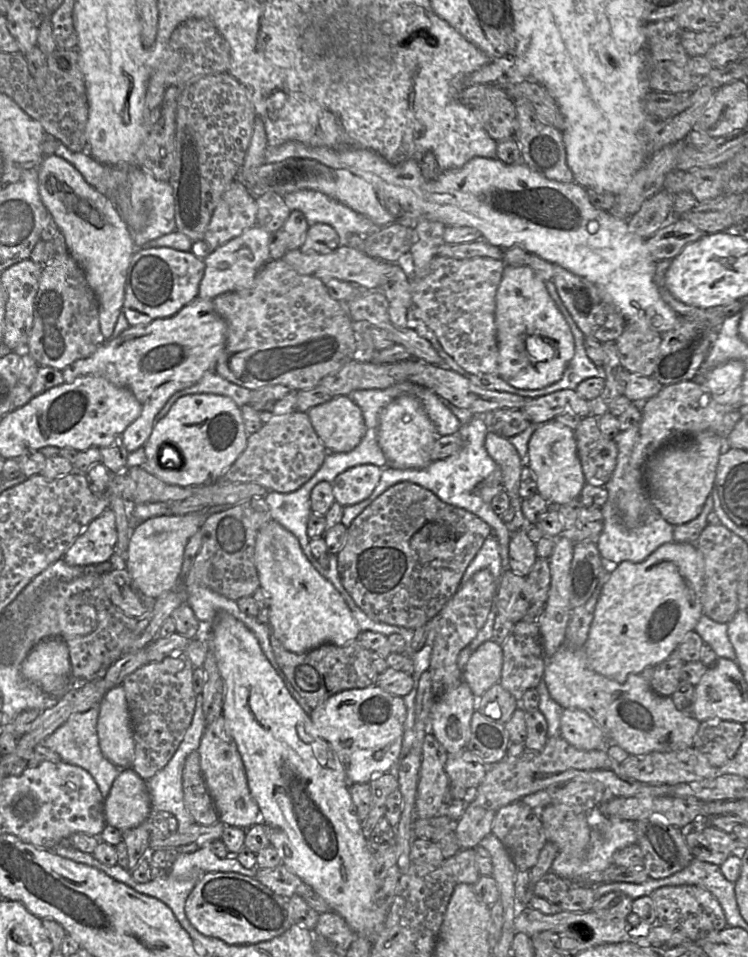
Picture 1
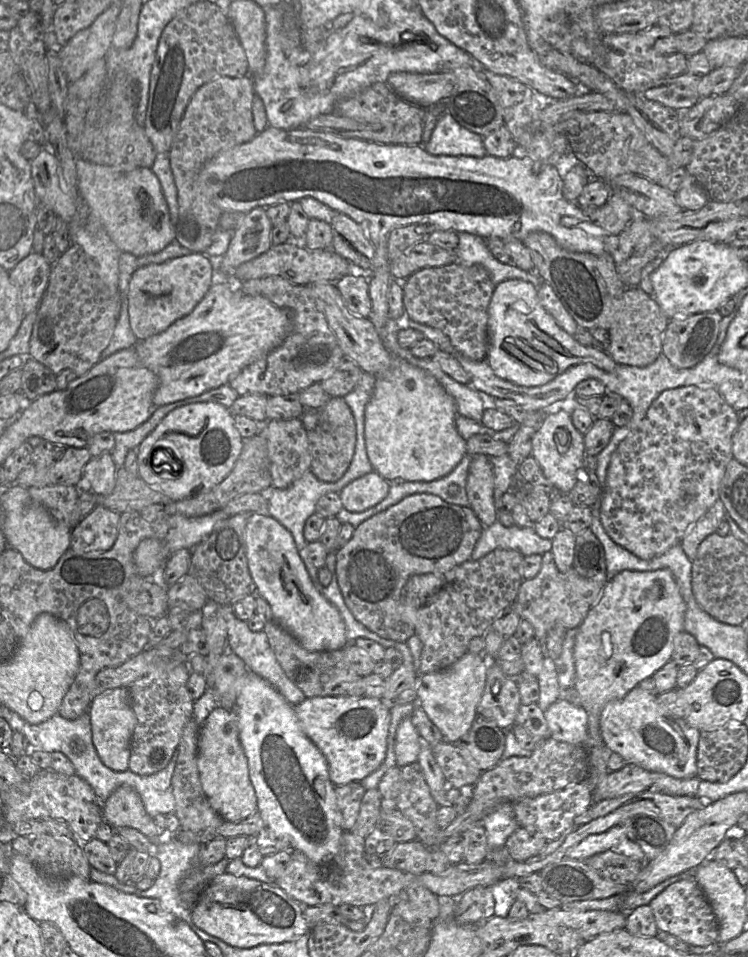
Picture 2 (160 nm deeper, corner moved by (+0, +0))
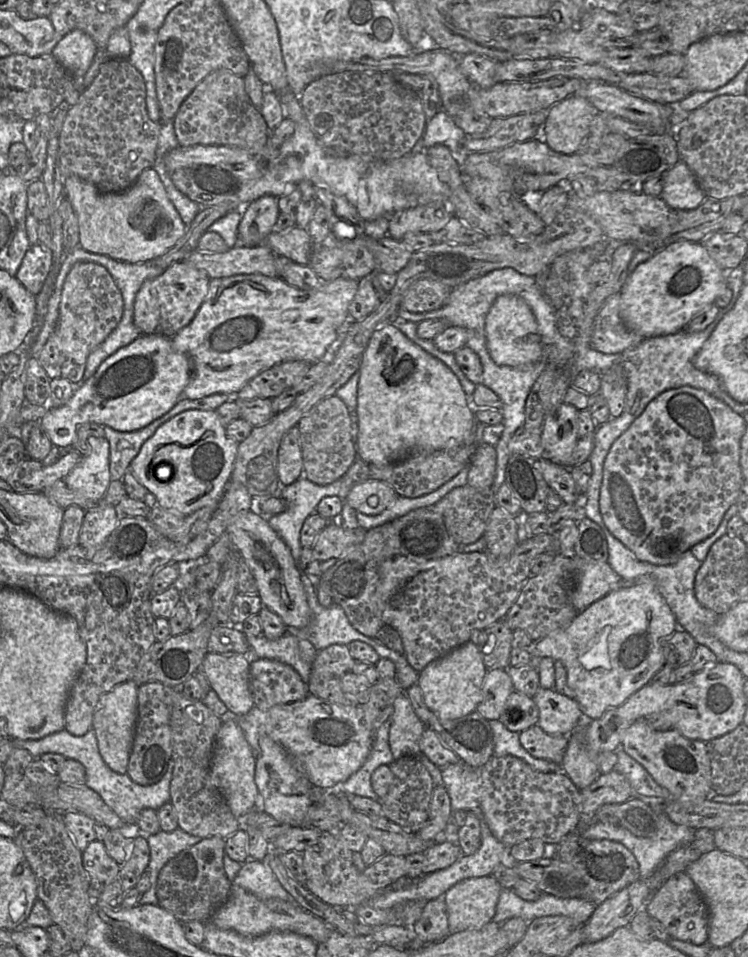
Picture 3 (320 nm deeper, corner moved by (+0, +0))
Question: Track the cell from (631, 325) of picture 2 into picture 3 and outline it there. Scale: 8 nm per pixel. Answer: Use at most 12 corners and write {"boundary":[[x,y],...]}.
{"boundary":[[621,294],[595,318],[591,347],[621,353],[645,338],[620,316]]}

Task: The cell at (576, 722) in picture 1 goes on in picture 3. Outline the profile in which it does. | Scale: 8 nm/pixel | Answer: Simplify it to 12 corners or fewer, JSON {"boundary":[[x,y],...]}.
{"boundary":[[539,687],[537,725],[568,736],[583,716],[575,700]]}

